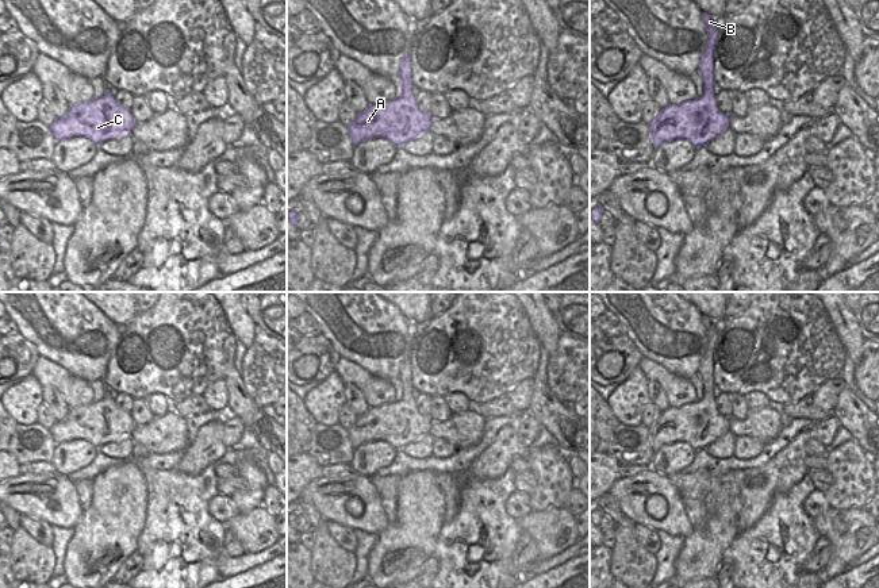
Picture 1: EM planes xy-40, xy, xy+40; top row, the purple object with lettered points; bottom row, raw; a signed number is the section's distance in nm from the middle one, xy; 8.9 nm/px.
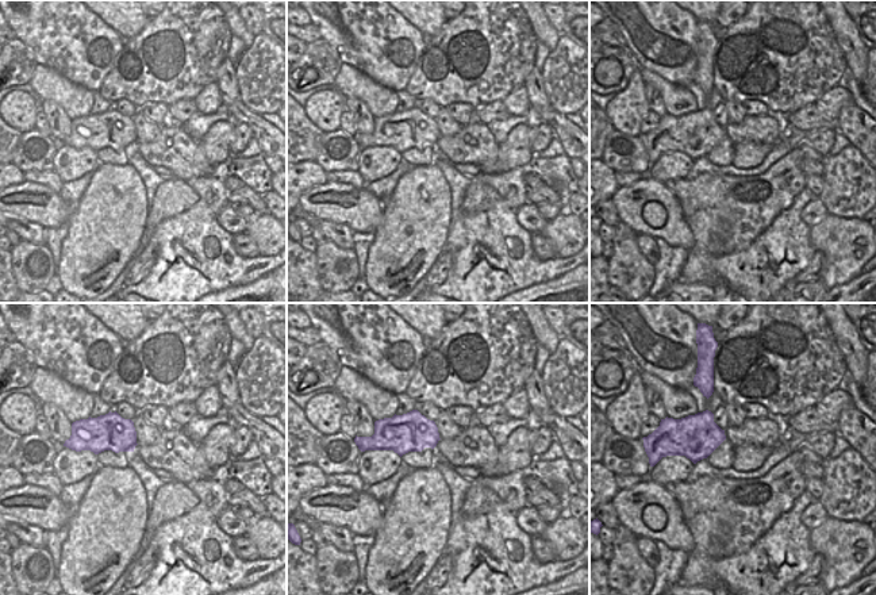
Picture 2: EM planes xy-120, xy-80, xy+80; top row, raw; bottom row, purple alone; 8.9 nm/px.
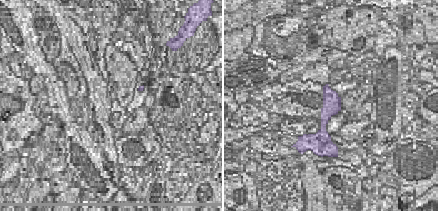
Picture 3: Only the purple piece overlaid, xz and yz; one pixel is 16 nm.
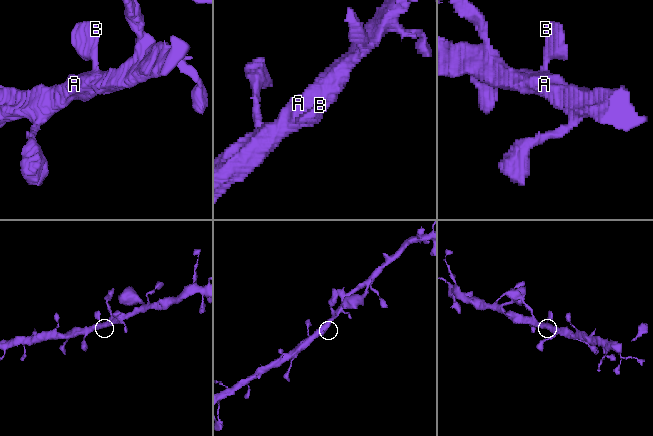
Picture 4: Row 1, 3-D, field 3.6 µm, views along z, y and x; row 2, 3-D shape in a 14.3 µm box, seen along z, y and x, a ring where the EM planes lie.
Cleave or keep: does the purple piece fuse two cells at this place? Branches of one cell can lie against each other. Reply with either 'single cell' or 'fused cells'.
single cell

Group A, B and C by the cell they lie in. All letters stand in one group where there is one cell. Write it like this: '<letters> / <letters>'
A B C

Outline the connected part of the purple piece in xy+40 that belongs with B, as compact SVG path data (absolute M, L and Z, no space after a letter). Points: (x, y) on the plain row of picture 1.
M702 315L702 324L709 341L698 369L698 376L703 381L703 399L679 408L668 407L660 414L648 427L655 453L673 442L686 442L696 451L705 450L729 431L729 418L718 412L713 391L714 349L718 341L715 322L707 315Z

